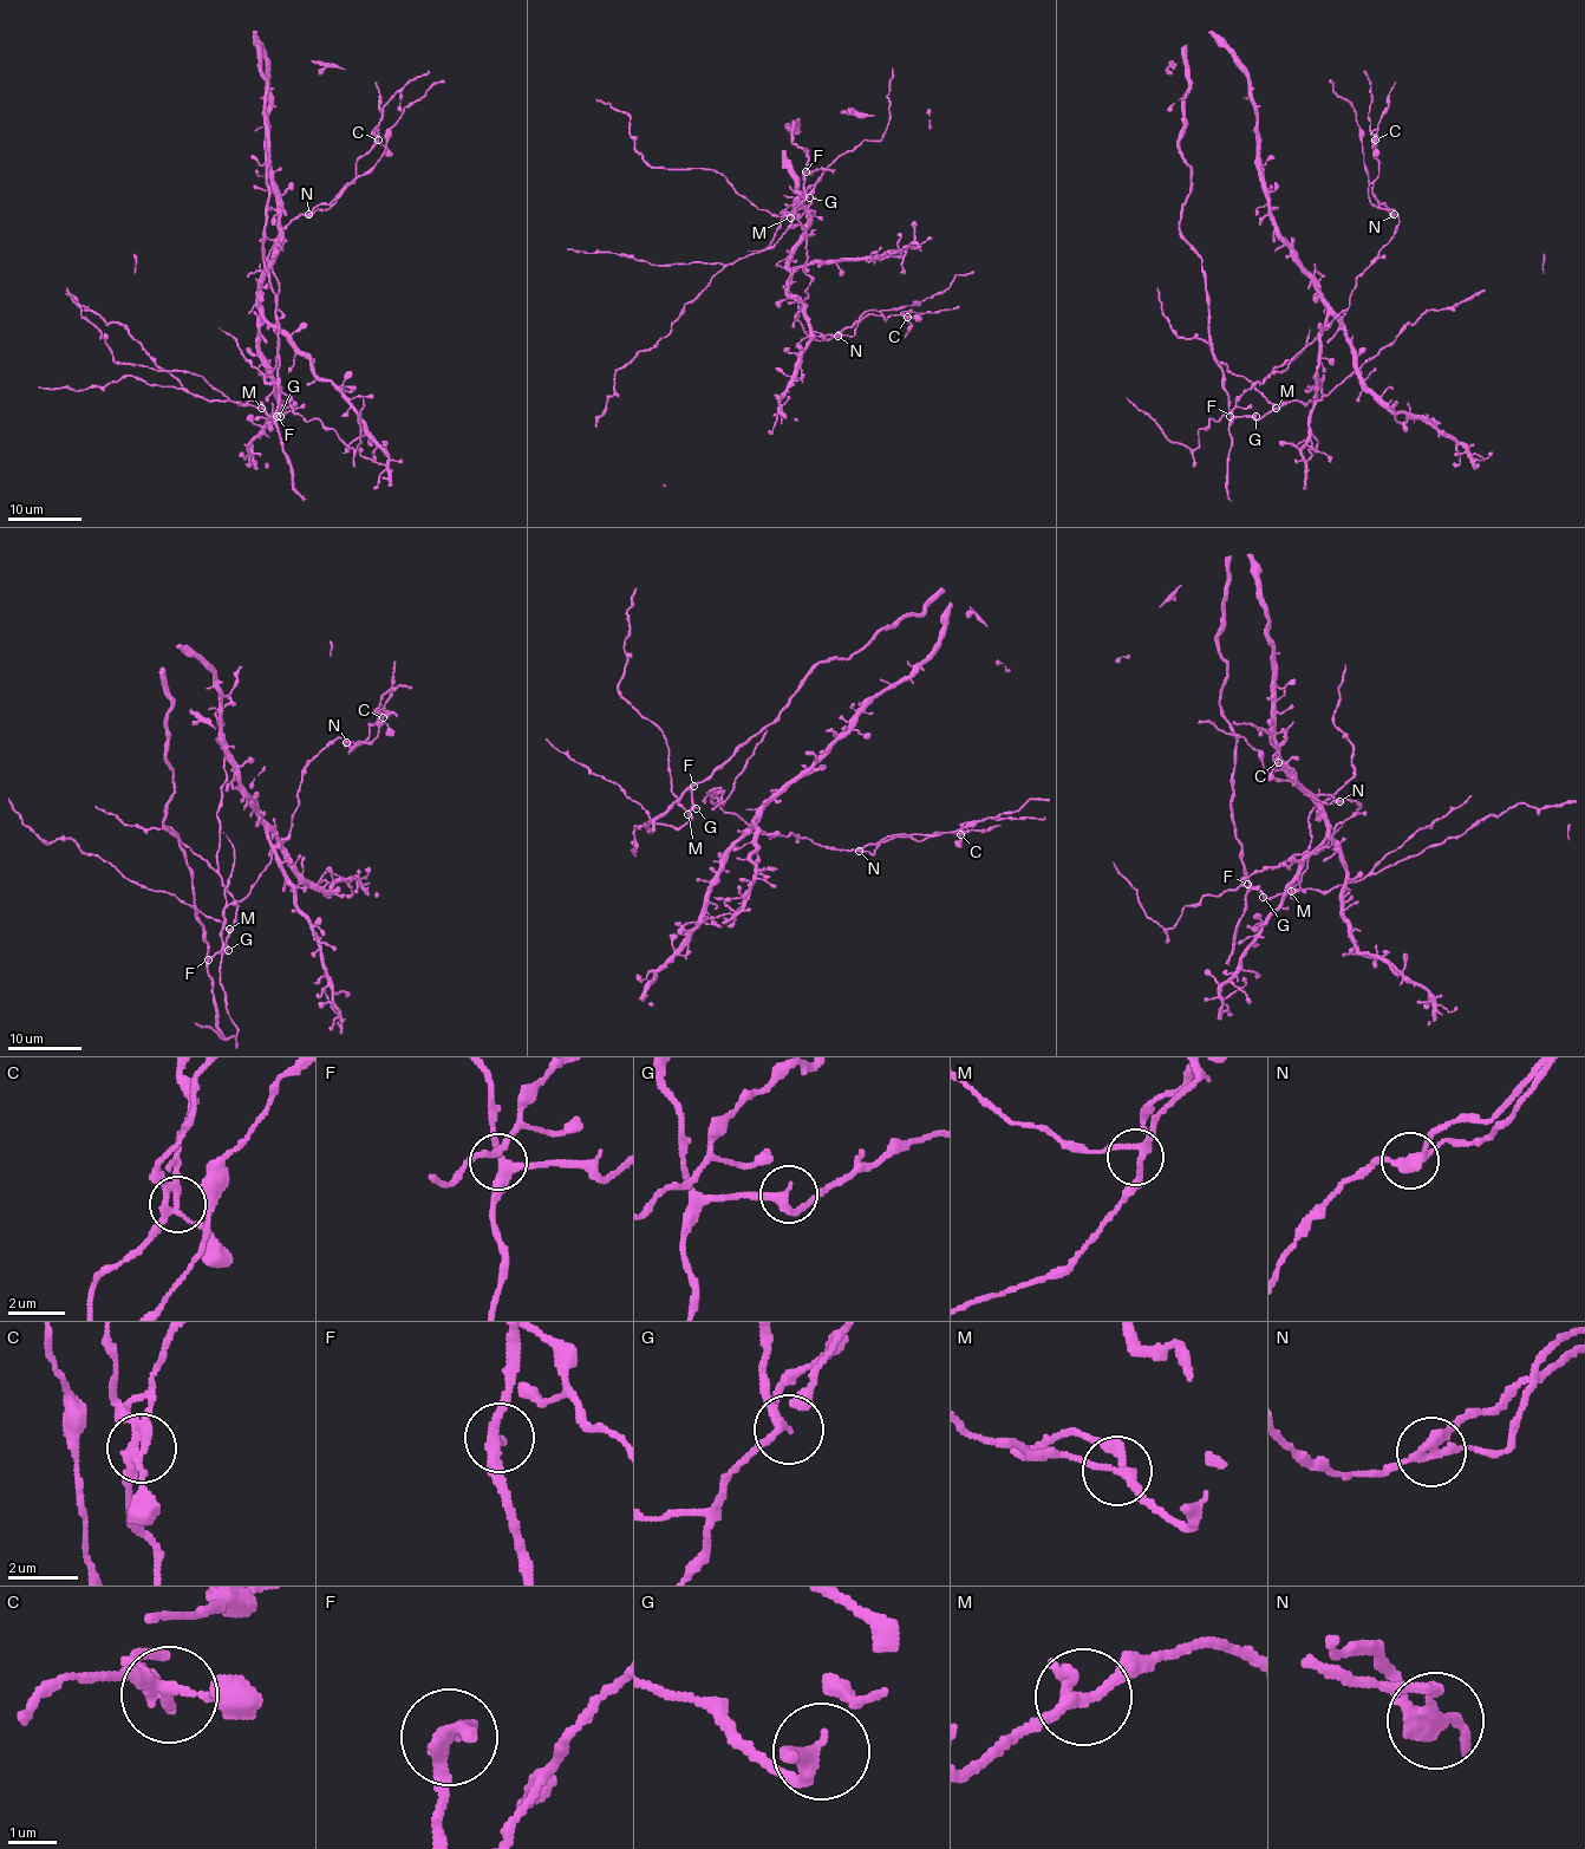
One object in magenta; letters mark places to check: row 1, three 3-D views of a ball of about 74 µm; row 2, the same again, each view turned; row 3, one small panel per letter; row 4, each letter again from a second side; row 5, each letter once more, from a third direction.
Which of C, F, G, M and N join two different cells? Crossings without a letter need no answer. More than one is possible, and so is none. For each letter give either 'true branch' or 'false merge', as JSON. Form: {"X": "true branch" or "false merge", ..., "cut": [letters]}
{"C": "false merge", "F": "true branch", "G": "true branch", "M": "true branch", "N": "false merge", "cut": ["C", "N"]}

